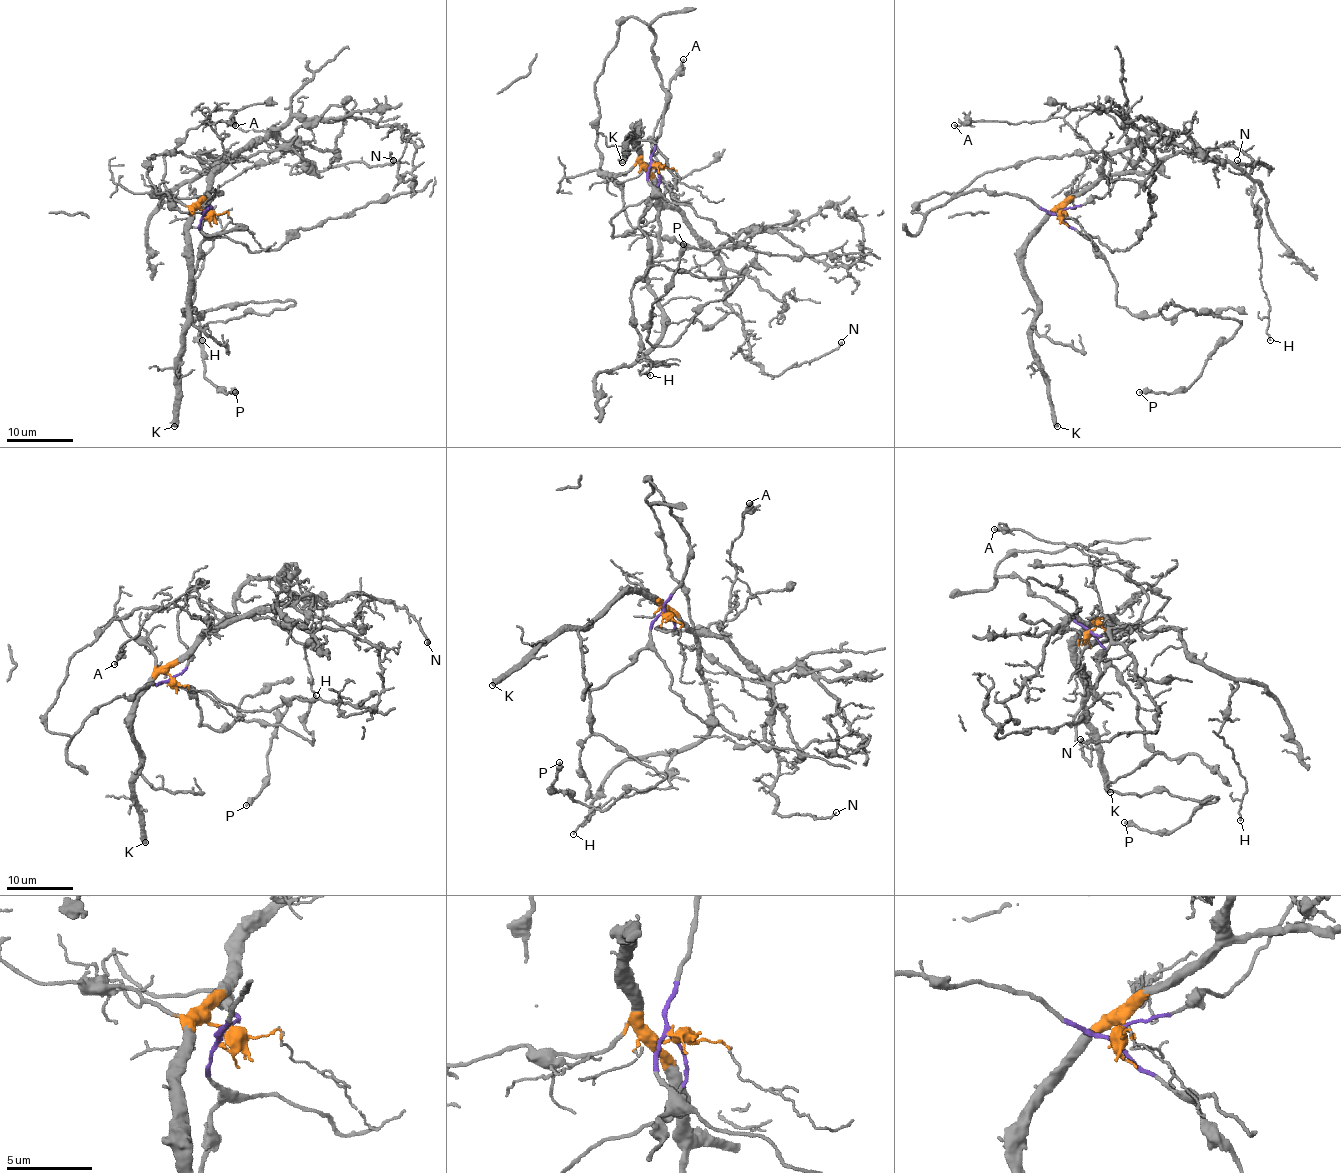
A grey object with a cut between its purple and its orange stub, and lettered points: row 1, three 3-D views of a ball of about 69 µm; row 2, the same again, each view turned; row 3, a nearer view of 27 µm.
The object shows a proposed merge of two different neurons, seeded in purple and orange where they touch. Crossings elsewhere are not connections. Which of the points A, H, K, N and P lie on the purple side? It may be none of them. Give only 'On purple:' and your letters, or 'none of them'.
On purple: P

